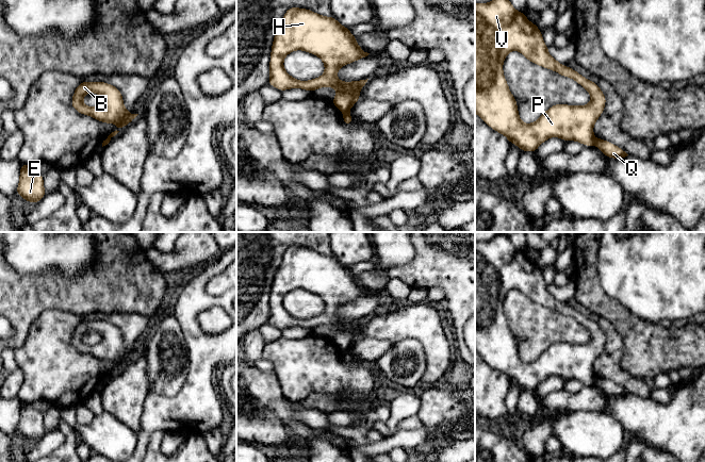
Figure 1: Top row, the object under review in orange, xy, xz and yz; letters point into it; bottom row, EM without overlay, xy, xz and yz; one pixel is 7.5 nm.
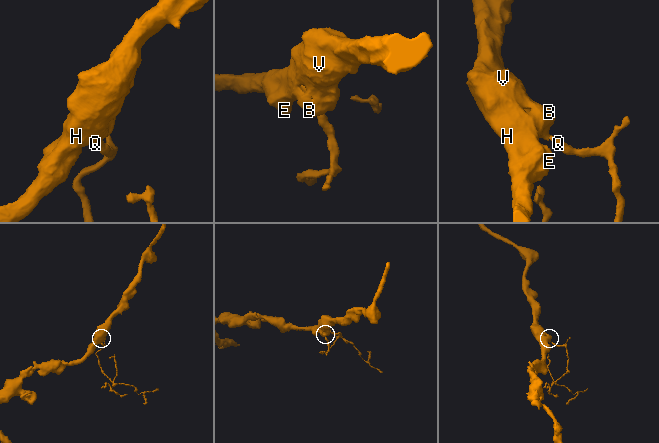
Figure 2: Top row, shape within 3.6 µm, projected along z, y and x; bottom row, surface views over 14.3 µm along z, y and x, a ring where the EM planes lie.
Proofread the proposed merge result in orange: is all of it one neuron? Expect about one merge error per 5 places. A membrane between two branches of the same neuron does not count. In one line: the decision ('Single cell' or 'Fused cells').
Fused cells

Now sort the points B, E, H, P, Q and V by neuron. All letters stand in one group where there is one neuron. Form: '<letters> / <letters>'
B E H P V / Q

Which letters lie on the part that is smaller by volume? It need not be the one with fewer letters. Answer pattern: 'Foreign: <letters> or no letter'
Foreign: Q

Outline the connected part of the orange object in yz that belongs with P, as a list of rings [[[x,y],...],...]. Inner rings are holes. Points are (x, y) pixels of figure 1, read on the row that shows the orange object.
[[[492,0],[488,3],[475,3],[475,113],[492,130],[505,135],[510,144],[514,144],[521,151],[536,152],[539,146],[551,137],[559,137],[564,142],[575,141],[584,146],[594,145],[593,127],[605,110],[606,97],[600,86],[586,79],[576,70],[560,64],[550,53],[543,40],[541,30],[536,23],[530,22],[525,13],[517,11],[510,0]],[[512,50],[521,52],[529,62],[543,68],[556,71],[560,76],[573,79],[583,86],[591,96],[591,101],[586,105],[554,104],[547,109],[535,122],[524,123],[519,116],[518,103],[511,94],[507,80],[504,77],[504,60]]]

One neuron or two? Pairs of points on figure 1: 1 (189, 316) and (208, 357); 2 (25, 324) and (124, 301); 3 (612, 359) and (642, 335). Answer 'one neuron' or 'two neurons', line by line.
1: one neuron
2: one neuron
3: two neurons

